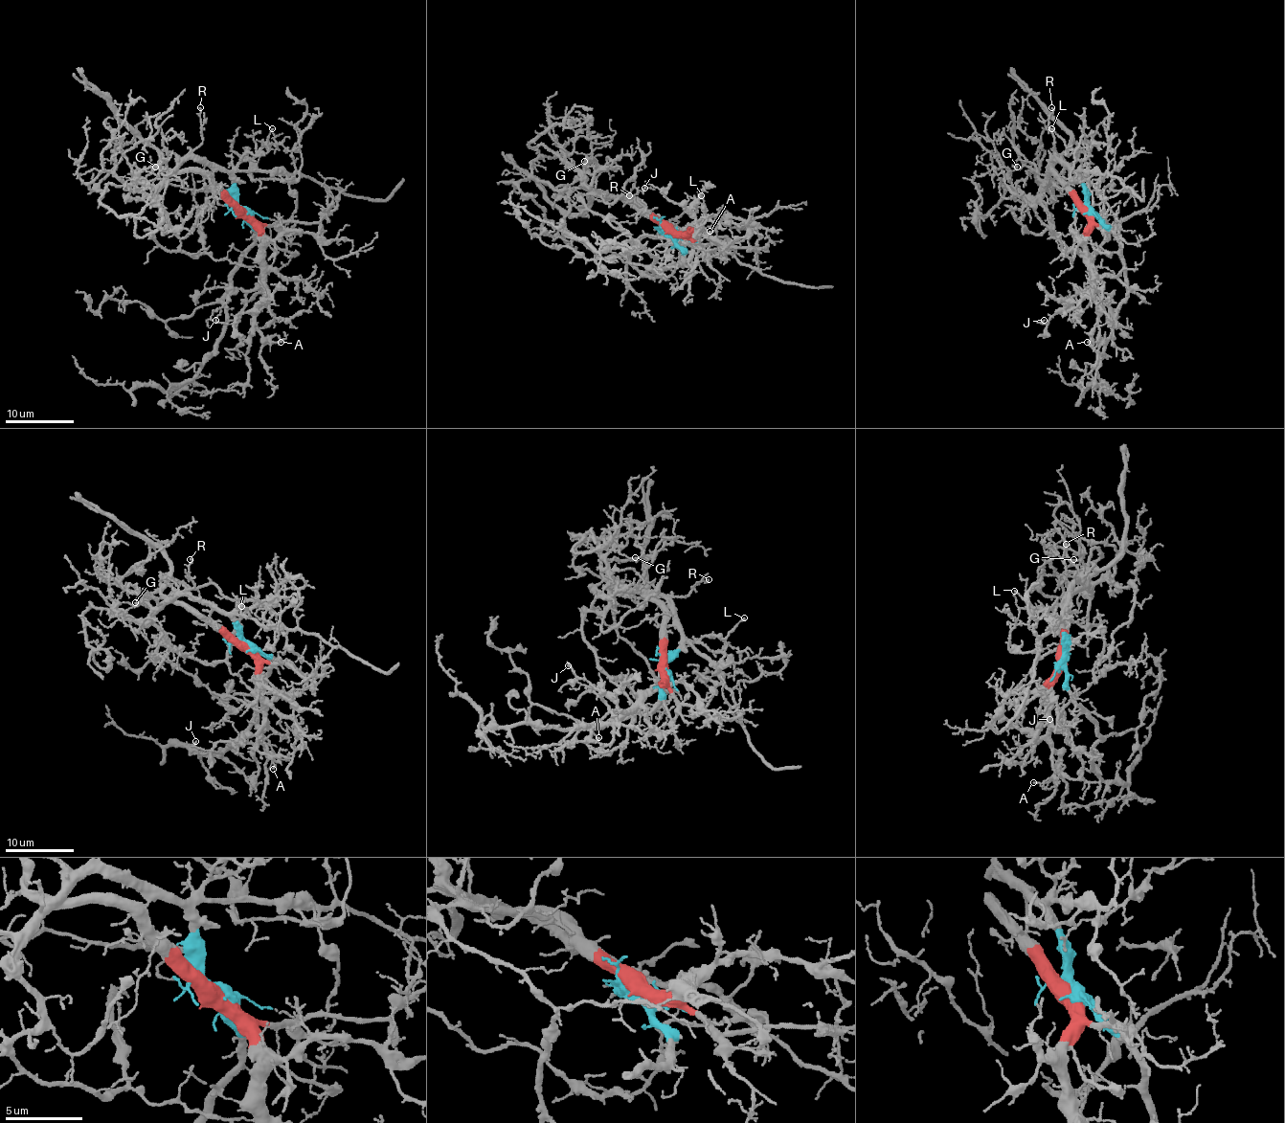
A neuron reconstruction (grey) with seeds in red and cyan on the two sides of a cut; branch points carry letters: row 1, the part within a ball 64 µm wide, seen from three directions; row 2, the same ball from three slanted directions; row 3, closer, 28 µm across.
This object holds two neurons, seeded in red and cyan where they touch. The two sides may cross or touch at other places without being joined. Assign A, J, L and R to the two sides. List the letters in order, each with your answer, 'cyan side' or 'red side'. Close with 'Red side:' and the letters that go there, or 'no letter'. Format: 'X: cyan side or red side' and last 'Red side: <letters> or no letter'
A: red side
J: red side
L: cyan side
R: cyan side
Red side: A, J

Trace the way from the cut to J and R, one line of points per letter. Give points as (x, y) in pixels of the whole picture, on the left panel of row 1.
J: (242, 211), (242, 216), (264, 238), (266, 302), (238, 313), (232, 324), (214, 320)
R: (242, 211), (238, 189), (234, 180), (223, 170), (210, 168), (192, 153), (203, 141), (199, 107)

